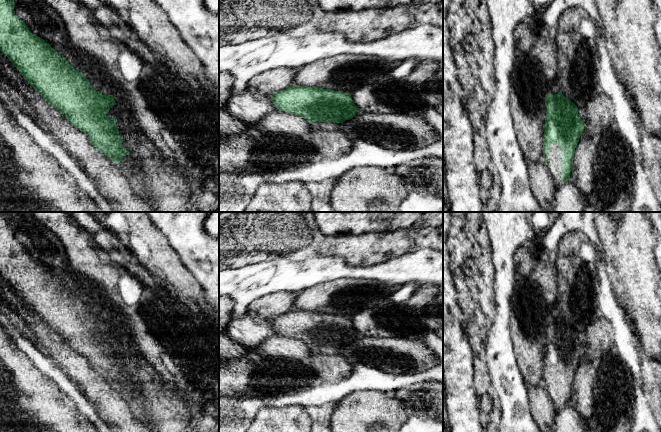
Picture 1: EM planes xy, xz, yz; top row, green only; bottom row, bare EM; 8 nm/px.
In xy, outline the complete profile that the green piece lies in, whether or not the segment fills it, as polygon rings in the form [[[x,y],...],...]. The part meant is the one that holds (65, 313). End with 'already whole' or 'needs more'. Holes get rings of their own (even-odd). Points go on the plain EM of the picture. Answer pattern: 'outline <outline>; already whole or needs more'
outline [[[0,212],[0,275],[53,332],[63,338],[74,351],[86,358],[93,370],[110,382],[114,388],[118,387],[120,392],[130,400],[131,395],[135,393],[135,385],[122,370],[123,362],[119,359],[116,341],[106,341],[110,332],[116,328],[113,319],[103,319],[102,316],[96,315],[82,296],[76,295],[49,267],[33,259],[25,246],[15,238],[14,230],[13,223],[7,219],[4,212]]]; needs more

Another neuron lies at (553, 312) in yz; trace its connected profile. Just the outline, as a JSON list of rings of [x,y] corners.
[[[537,251],[536,266],[531,273],[534,282],[539,286],[543,299],[547,304],[547,318],[557,318],[560,316],[557,306],[557,268],[548,256],[541,251]]]

